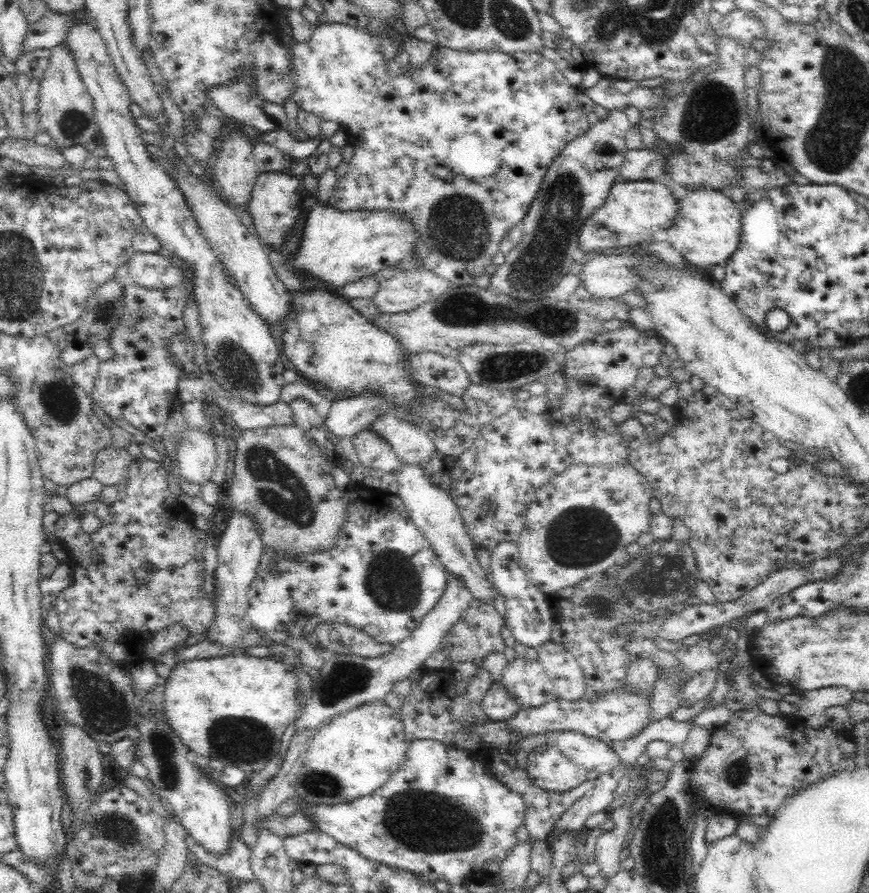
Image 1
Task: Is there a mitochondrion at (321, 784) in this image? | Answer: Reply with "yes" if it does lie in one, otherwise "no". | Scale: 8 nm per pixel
yes

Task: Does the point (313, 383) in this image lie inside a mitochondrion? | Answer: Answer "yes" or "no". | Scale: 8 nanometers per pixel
no

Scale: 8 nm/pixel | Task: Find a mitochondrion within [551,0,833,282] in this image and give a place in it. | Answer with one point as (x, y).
(712, 112)

